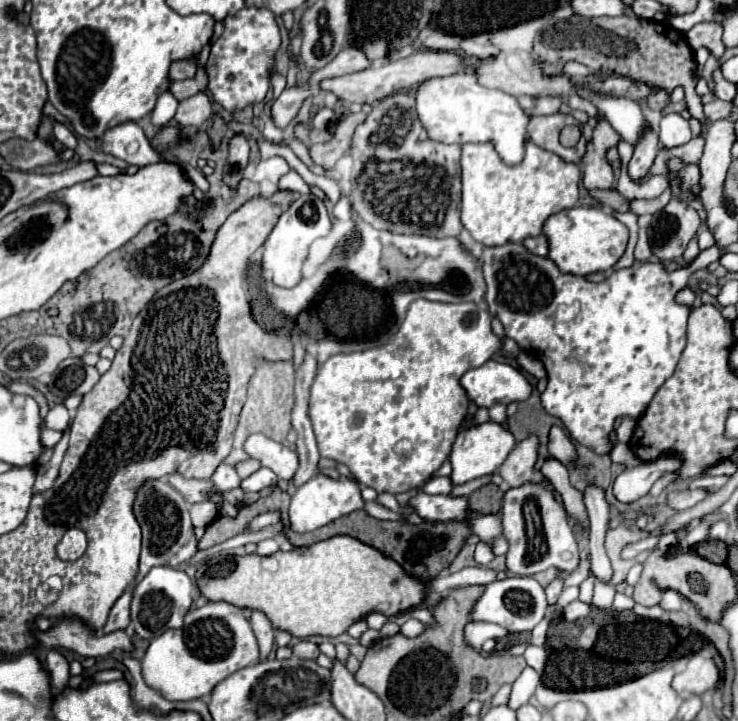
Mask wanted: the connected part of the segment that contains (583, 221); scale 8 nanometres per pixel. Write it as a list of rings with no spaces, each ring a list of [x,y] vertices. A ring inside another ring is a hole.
[[[576,206],[552,214],[544,226],[542,234],[548,240],[548,258],[560,268],[560,272],[570,272],[576,276],[586,276],[592,272],[610,270],[624,254],[628,244],[628,228],[602,208]]]

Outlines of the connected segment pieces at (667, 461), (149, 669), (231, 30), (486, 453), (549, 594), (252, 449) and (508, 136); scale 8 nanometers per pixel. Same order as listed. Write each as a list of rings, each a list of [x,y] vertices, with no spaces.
[[[666,456],[654,462],[648,462],[644,466],[628,468],[624,470],[616,482],[614,482],[614,496],[620,502],[634,502],[642,496],[646,496],[652,488],[652,484],[664,474],[674,472],[682,466],[682,460],[678,456]]]
[[[208,602],[198,610],[190,610],[182,628],[166,630],[150,640],[140,662],[146,684],[160,690],[164,698],[194,700],[208,696],[218,682],[236,670],[256,664],[258,656],[260,652],[254,632],[242,610],[228,602]]]
[[[266,6],[242,8],[236,14],[224,18],[224,32],[212,44],[206,72],[208,90],[216,104],[228,112],[244,110],[248,104],[262,102],[270,90],[270,76],[276,64],[276,52],[280,48],[280,28],[276,16]]]
[[[486,422],[486,424],[474,426],[474,428],[462,430],[456,436],[456,442],[454,442],[452,454],[450,454],[450,464],[452,464],[450,480],[452,480],[452,484],[458,486],[458,484],[470,482],[474,478],[494,474],[498,470],[498,466],[506,460],[506,456],[514,448],[514,444],[516,444],[516,440],[514,440],[512,432],[496,422]]]
[[[556,578],[556,580],[552,580],[552,582],[548,584],[548,588],[546,588],[546,600],[548,600],[550,606],[556,604],[558,596],[560,596],[560,592],[562,592],[562,586],[564,586],[564,582],[562,582],[560,578]]]
[[[250,434],[244,442],[244,452],[262,466],[274,470],[282,480],[290,480],[298,470],[298,454],[264,434]]]
[[[462,72],[422,82],[416,92],[416,110],[428,138],[434,142],[458,146],[492,142],[508,166],[516,166],[524,158],[530,116],[518,104],[516,96],[482,86],[474,74]]]

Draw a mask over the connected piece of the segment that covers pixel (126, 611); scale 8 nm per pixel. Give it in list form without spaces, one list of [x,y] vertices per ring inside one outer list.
[[[134,584],[130,586],[130,590],[126,590],[118,602],[112,606],[110,610],[110,616],[108,616],[108,622],[104,626],[104,632],[108,634],[110,630],[124,630],[128,624],[130,624],[130,592],[132,592]]]

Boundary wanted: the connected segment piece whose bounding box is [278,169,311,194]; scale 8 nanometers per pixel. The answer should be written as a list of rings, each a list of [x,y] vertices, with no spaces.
[[[290,170],[288,174],[280,178],[278,183],[279,190],[291,190],[301,194],[310,194],[311,190],[308,184],[302,180],[302,178],[294,171]]]

